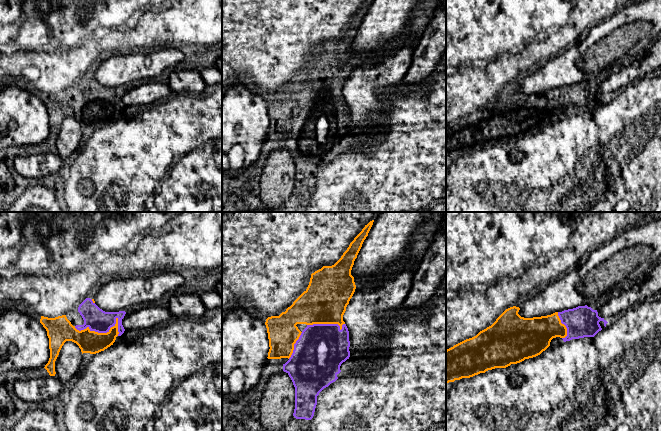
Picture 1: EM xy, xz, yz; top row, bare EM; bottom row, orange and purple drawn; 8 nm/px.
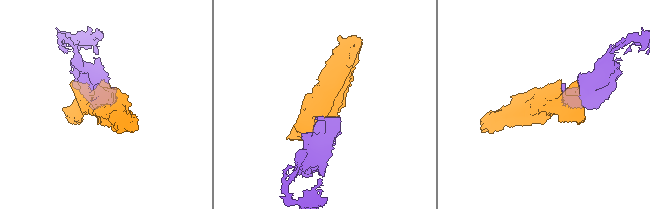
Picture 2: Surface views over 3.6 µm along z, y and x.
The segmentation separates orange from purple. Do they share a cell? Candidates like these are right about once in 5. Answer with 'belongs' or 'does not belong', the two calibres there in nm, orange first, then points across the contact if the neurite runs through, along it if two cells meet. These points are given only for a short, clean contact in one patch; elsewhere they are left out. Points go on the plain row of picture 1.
belongs; 180 nm thick on the orange side, 180 nm on the other

